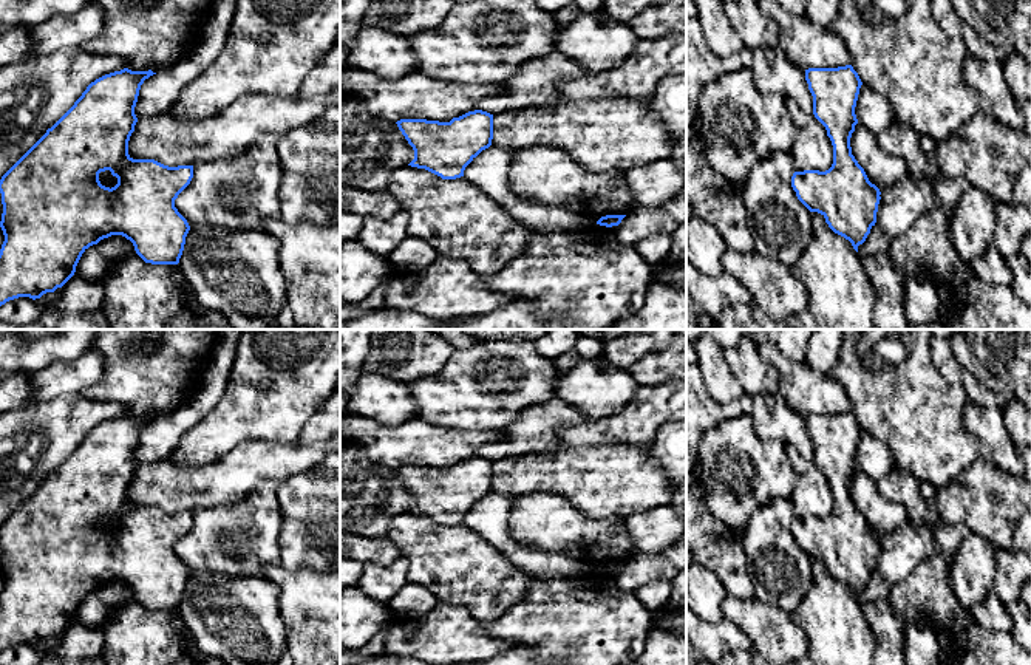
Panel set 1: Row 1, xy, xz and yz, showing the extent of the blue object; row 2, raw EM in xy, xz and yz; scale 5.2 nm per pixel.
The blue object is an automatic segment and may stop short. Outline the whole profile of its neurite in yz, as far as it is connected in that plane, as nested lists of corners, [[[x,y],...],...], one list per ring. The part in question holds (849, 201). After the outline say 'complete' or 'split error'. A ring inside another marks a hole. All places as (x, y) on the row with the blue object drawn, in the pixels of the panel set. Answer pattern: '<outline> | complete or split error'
[[[852,65],[838,68],[808,68],[805,80],[813,96],[813,114],[825,127],[827,136],[833,145],[833,164],[829,170],[804,170],[795,172],[791,187],[798,200],[810,210],[825,218],[829,227],[849,240],[858,252],[876,223],[878,204],[881,200],[880,189],[872,184],[852,155],[850,138],[855,125],[859,122],[878,136],[893,121],[893,110],[889,99],[867,85],[864,85]]] | split error

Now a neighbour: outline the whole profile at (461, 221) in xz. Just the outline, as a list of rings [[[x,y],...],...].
[[[403,165],[391,173],[386,190],[408,213],[410,237],[427,240],[439,255],[467,260],[482,277],[526,252],[533,234],[464,176],[442,179]]]

